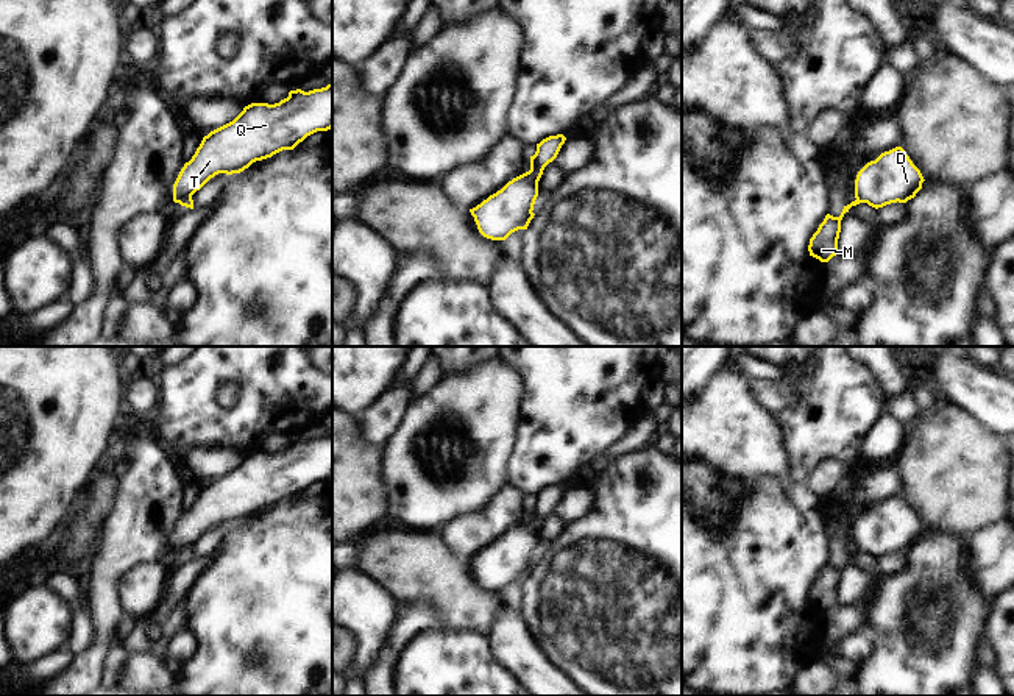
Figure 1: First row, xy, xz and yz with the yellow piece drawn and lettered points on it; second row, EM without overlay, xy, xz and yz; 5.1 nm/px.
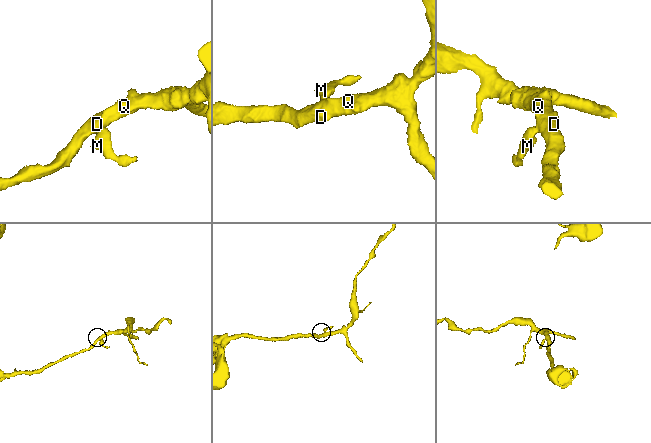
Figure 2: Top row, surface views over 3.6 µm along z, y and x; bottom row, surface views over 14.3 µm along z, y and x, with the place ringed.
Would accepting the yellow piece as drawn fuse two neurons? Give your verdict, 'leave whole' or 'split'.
split

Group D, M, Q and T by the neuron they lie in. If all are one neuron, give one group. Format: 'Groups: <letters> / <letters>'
Groups: D Q T / M.

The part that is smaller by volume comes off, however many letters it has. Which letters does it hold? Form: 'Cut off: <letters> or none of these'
Cut off: M

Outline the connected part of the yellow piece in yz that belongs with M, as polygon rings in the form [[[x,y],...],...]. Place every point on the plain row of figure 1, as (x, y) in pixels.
[[[855,549],[850,554],[844,556],[839,566],[833,566],[830,563],[825,565],[824,571],[819,574],[817,581],[810,588],[810,605],[819,609],[821,612],[828,612],[833,605],[838,604],[841,570],[852,556],[856,556],[860,552],[863,551]]]

